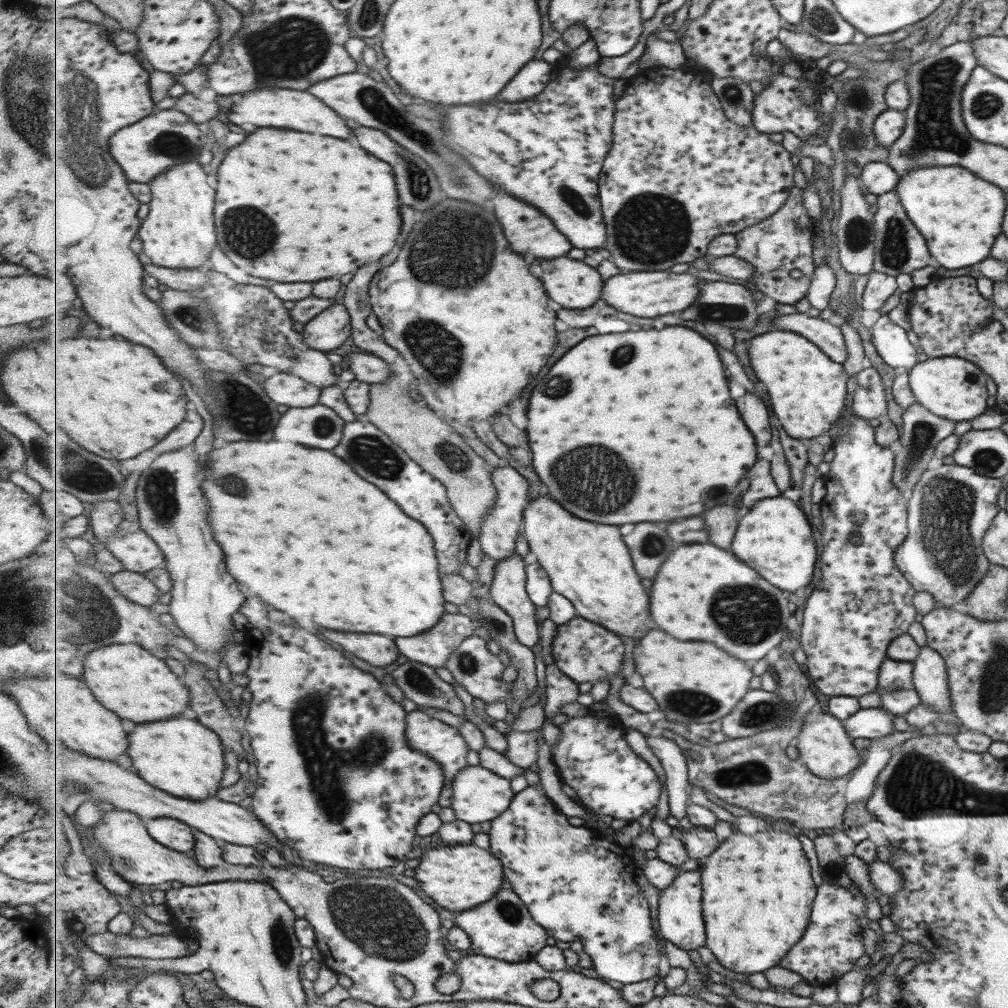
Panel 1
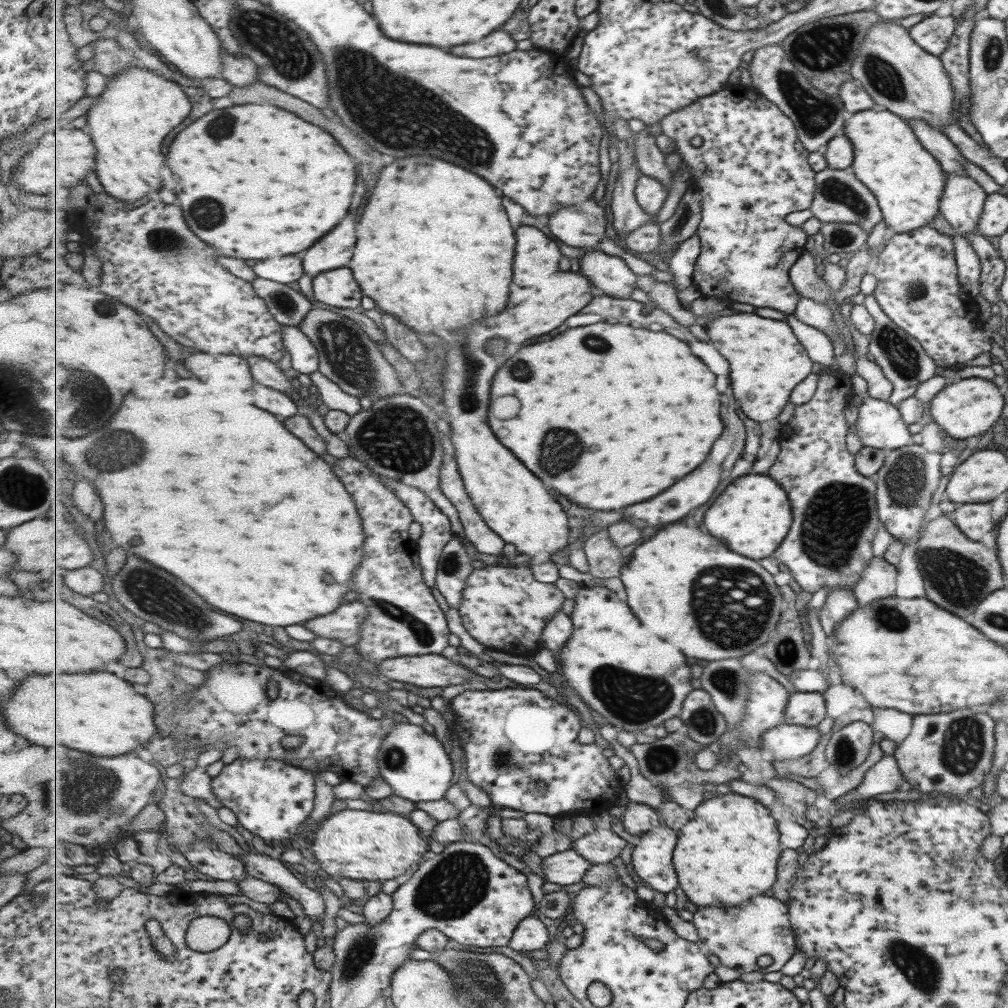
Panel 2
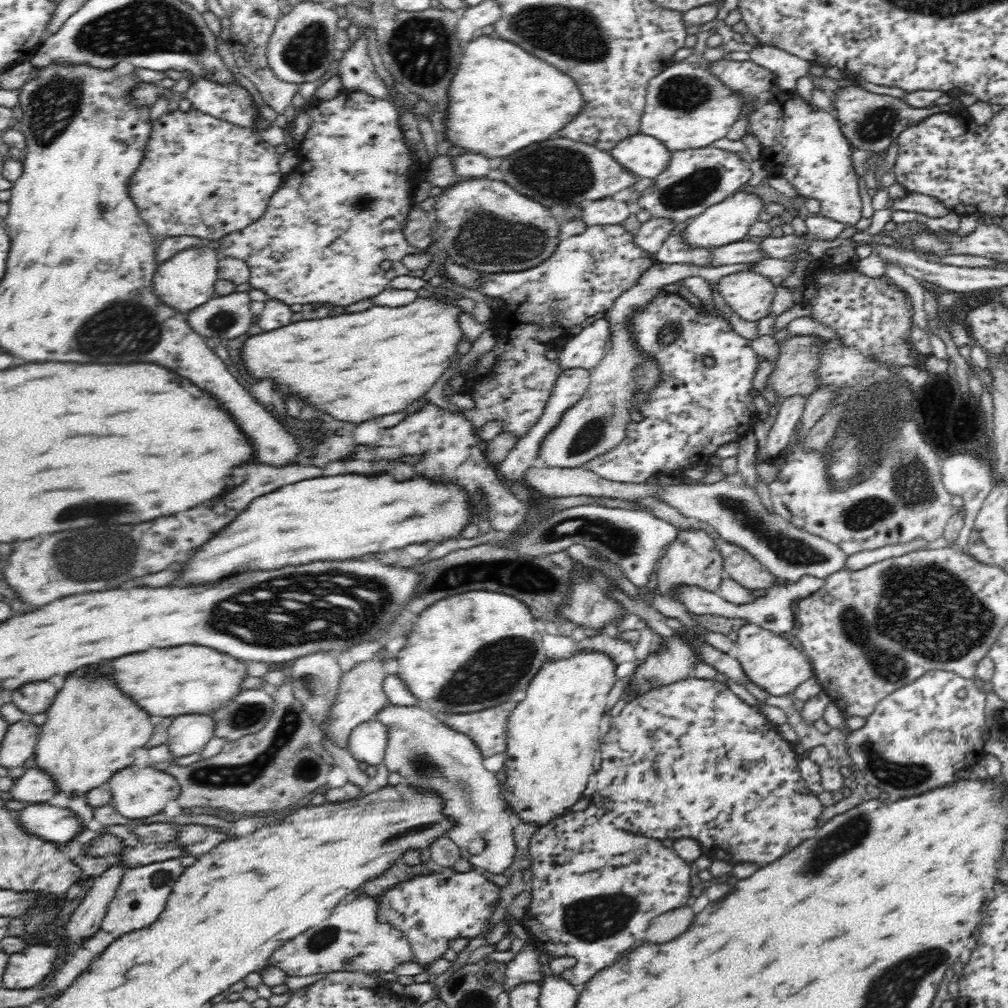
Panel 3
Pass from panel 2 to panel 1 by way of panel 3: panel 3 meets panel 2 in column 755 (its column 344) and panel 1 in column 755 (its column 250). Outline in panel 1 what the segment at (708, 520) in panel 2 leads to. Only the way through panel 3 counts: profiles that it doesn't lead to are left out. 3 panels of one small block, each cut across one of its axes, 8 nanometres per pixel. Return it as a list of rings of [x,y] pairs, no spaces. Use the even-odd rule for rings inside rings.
[[[777,496],[759,500],[741,520],[733,540],[733,552],[737,552],[737,556],[741,556],[747,564],[753,564],[761,576],[765,576],[771,584],[777,584],[781,590],[797,592],[813,580],[813,566],[817,558],[813,526],[803,510],[789,498]]]

